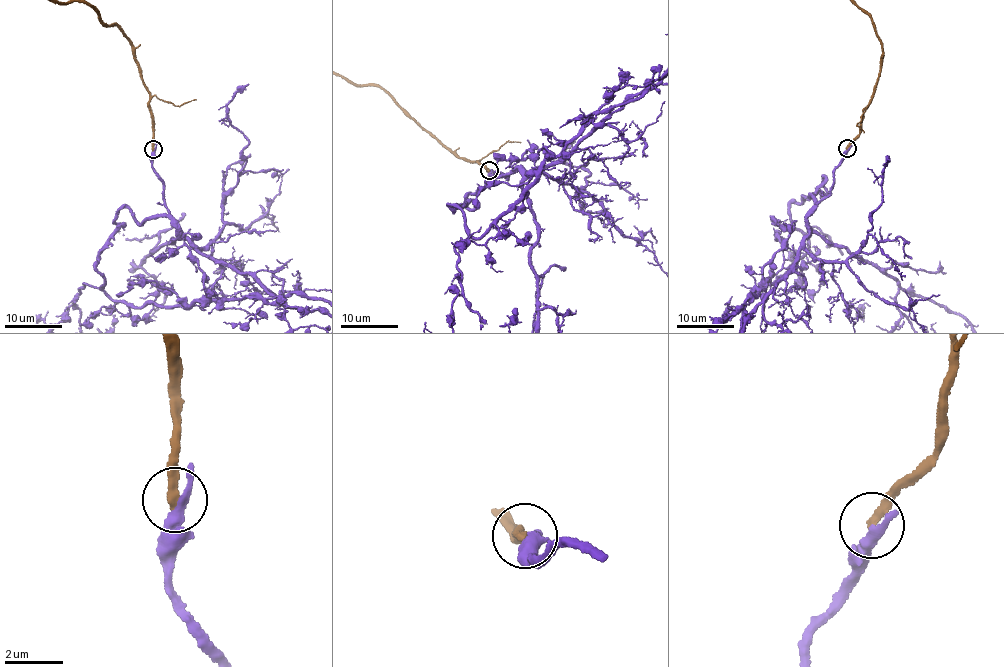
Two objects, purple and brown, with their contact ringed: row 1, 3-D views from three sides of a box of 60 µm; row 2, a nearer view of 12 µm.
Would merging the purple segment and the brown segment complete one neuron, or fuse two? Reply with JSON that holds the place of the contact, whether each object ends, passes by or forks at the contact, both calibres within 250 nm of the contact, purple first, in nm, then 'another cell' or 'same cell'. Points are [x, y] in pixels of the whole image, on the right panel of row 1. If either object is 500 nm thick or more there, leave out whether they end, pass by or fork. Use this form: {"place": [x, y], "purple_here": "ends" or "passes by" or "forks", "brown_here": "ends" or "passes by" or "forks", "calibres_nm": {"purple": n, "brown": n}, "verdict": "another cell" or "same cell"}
{"place": [847, 148], "purple_here": "passes by", "brown_here": "ends", "calibres_nm": {"purple": 280, "brown": 300}, "verdict": "another cell"}

